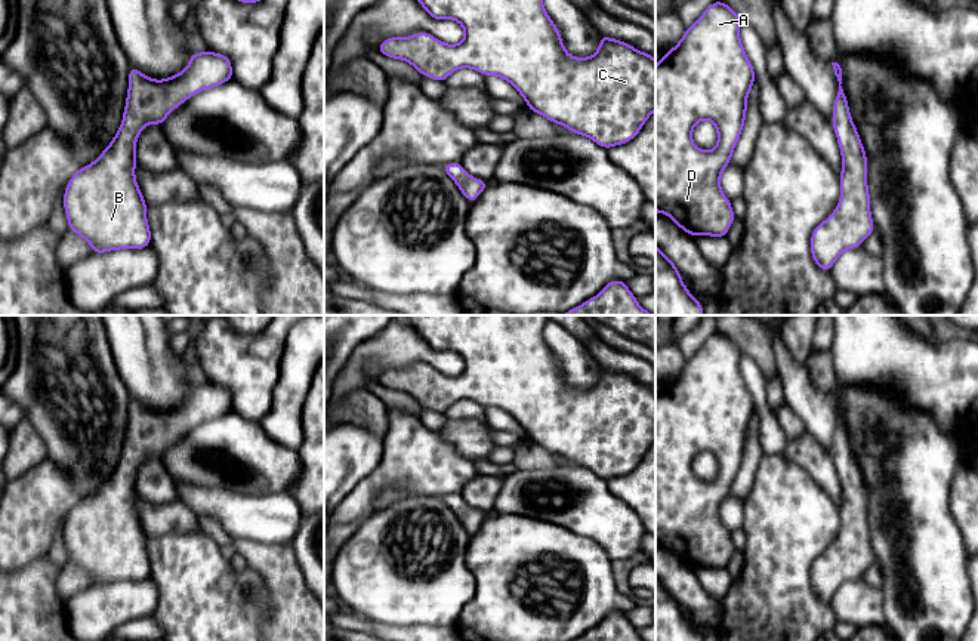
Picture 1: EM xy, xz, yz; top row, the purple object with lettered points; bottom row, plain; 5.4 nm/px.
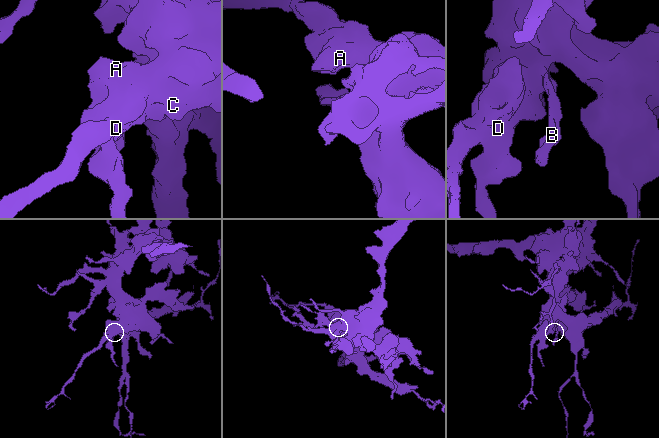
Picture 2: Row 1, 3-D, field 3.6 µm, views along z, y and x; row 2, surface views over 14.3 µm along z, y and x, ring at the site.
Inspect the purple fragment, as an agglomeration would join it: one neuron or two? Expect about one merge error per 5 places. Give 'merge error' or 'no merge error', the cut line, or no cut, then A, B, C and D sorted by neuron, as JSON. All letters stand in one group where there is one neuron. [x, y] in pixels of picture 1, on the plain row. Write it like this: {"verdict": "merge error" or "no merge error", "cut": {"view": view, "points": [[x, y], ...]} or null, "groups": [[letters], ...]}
{"verdict": "no merge error", "cut": null, "groups": [["A", "B", "C", "D"]]}

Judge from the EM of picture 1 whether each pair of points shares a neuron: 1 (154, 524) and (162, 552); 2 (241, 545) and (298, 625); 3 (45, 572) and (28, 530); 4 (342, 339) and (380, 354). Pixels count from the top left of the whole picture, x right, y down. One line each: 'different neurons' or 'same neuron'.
1: different neurons
2: same neuron
3: different neurons
4: different neurons

